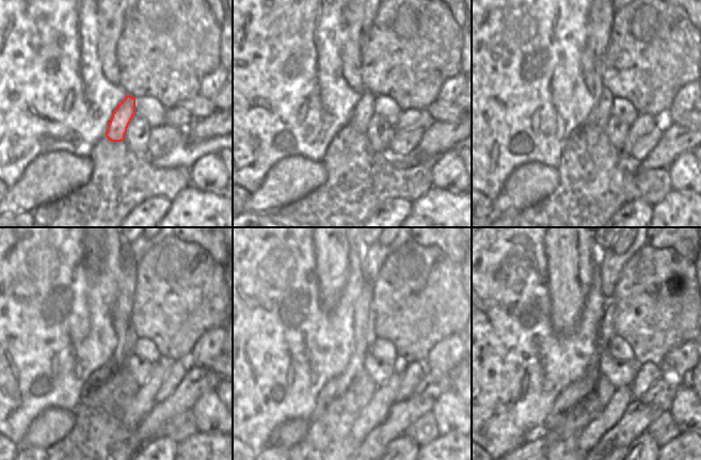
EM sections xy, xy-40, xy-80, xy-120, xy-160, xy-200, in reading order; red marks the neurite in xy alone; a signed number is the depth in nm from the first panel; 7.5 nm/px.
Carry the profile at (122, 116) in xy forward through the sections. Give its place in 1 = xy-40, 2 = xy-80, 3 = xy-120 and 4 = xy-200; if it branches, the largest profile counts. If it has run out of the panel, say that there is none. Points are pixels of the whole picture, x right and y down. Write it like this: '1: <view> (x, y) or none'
1: xy-40 (364, 110)
2: xy-80 (602, 108)
3: xy-120 (131, 335)
4: xy-200 (606, 321)

